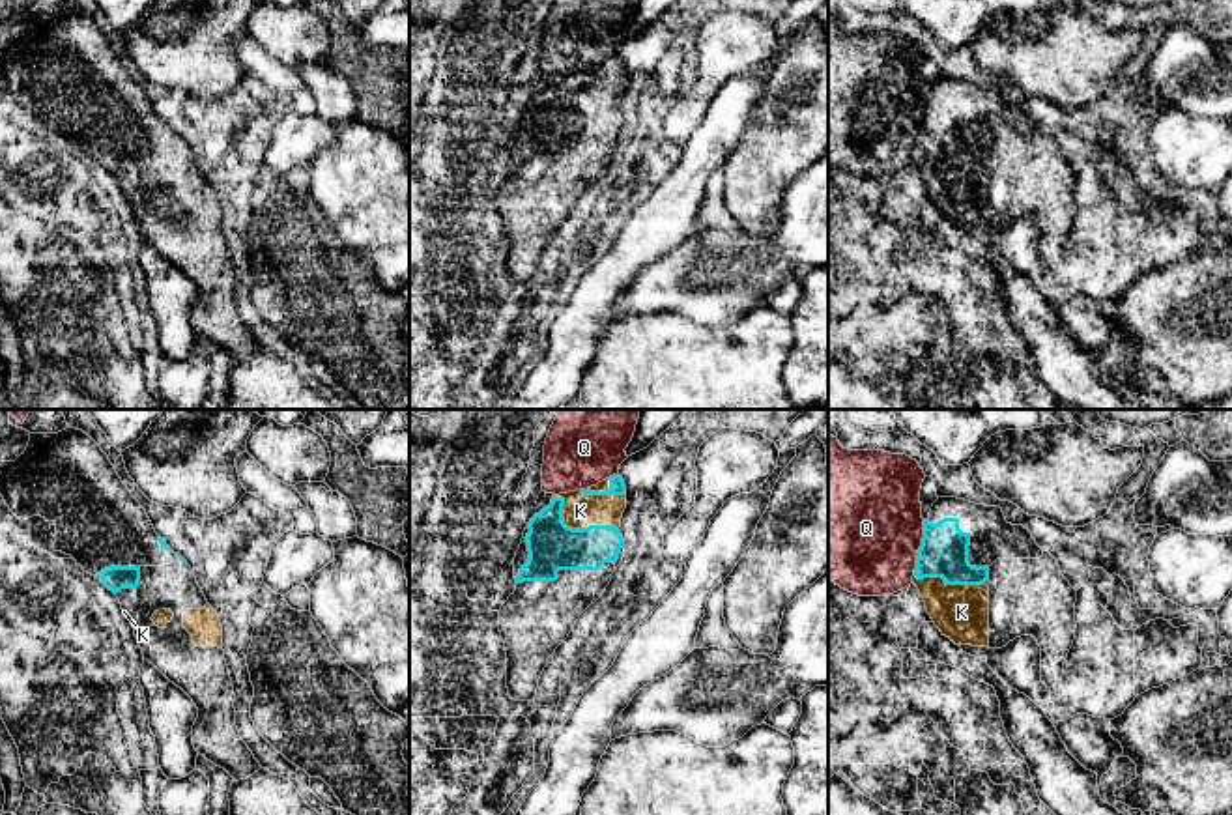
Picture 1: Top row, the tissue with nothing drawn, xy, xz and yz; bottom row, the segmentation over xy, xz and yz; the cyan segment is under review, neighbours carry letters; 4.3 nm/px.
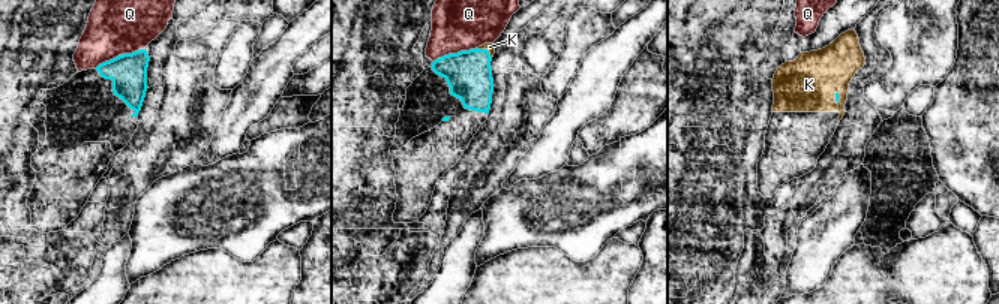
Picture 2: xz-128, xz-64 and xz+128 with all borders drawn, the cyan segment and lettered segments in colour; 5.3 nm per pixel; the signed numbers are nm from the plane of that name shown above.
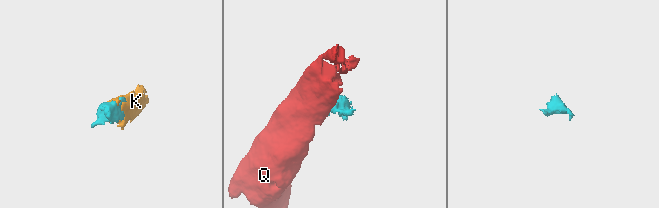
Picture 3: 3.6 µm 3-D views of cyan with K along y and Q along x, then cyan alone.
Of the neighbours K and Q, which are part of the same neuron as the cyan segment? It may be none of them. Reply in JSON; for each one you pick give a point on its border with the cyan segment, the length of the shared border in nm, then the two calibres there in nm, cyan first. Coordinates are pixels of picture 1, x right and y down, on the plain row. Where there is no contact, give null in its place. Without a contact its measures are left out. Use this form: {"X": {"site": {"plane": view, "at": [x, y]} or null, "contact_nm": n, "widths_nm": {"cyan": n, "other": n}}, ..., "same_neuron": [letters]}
{"Q": {"site": {"plane": "yz", "at": [920, 129]}, "contact_nm": 240, "widths_nm": {"cyan": 200, "other": 480}}, "same_neuron": ["Q"]}

